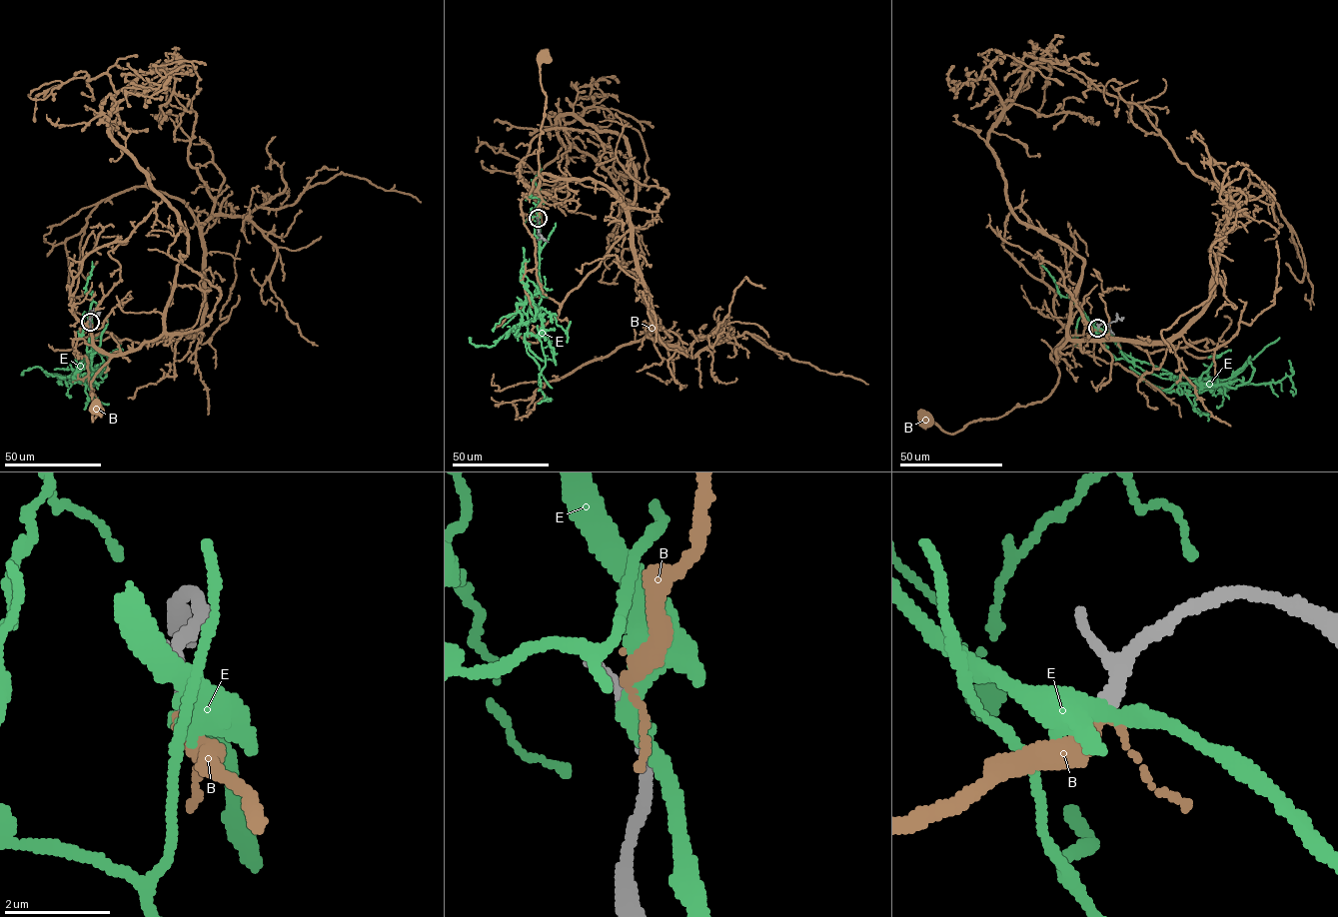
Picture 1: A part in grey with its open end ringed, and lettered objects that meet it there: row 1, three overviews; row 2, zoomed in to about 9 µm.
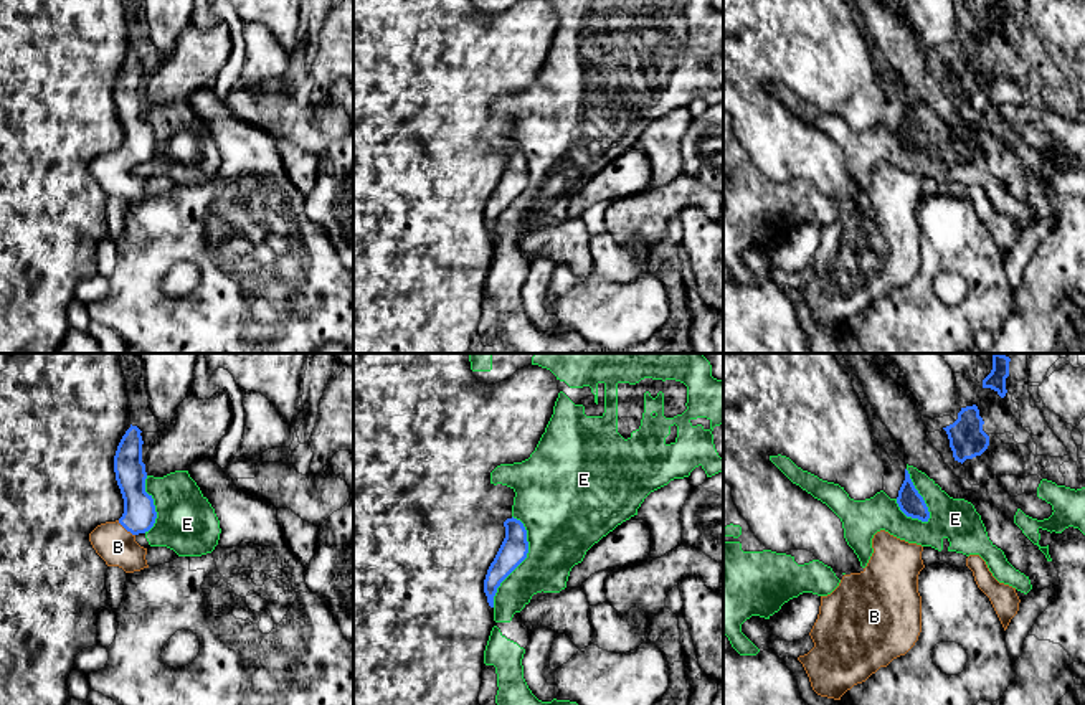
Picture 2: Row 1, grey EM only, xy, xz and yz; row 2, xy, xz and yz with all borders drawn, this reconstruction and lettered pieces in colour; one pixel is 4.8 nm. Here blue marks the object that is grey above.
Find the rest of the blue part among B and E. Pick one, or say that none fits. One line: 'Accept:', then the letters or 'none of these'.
Accept: B

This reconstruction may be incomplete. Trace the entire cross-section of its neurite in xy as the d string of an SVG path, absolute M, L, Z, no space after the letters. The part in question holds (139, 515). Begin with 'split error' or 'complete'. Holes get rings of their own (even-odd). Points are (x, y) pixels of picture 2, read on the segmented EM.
split error; M132 426L122 436L116 456L114 472L124 499L124 513L116 522L97 525L89 542L107 566L119 566L126 573L149 568L147 548L135 542L139 533L149 532L157 518L152 495L145 492L145 464L142 462L142 436Z

